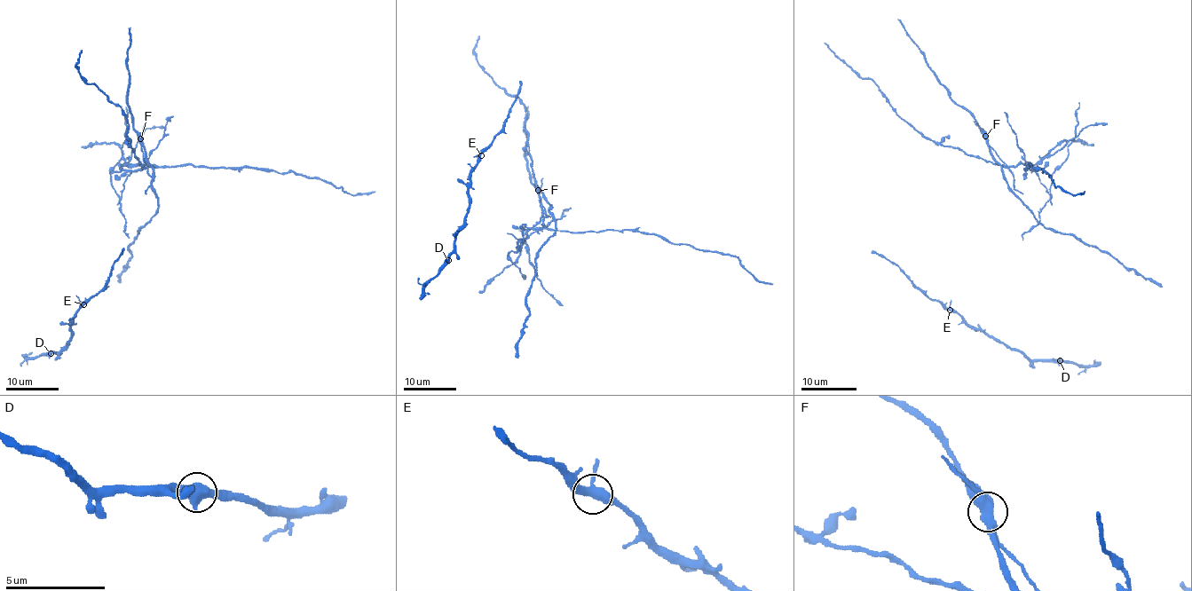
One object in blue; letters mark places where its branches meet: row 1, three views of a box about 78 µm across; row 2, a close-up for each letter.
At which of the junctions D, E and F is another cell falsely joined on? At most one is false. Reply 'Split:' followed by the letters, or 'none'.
Split: F

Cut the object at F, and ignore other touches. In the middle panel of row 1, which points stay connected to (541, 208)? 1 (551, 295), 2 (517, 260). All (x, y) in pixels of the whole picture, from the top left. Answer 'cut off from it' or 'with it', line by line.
1: with it
2: with it

